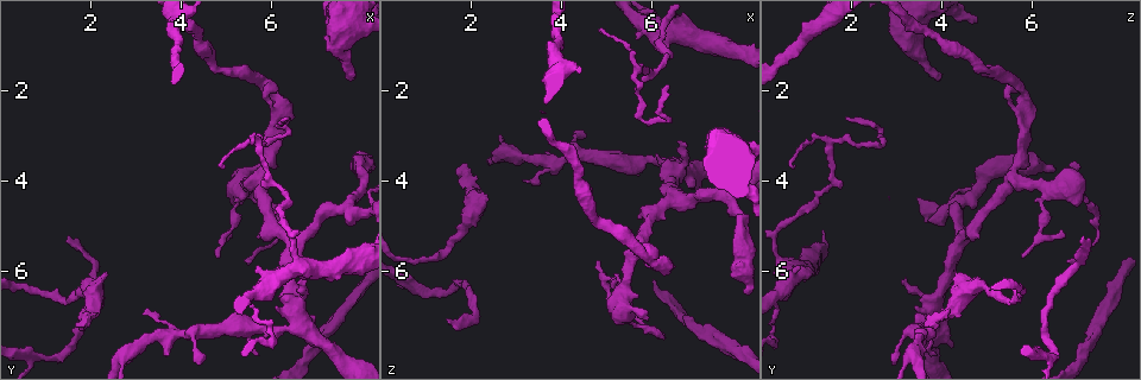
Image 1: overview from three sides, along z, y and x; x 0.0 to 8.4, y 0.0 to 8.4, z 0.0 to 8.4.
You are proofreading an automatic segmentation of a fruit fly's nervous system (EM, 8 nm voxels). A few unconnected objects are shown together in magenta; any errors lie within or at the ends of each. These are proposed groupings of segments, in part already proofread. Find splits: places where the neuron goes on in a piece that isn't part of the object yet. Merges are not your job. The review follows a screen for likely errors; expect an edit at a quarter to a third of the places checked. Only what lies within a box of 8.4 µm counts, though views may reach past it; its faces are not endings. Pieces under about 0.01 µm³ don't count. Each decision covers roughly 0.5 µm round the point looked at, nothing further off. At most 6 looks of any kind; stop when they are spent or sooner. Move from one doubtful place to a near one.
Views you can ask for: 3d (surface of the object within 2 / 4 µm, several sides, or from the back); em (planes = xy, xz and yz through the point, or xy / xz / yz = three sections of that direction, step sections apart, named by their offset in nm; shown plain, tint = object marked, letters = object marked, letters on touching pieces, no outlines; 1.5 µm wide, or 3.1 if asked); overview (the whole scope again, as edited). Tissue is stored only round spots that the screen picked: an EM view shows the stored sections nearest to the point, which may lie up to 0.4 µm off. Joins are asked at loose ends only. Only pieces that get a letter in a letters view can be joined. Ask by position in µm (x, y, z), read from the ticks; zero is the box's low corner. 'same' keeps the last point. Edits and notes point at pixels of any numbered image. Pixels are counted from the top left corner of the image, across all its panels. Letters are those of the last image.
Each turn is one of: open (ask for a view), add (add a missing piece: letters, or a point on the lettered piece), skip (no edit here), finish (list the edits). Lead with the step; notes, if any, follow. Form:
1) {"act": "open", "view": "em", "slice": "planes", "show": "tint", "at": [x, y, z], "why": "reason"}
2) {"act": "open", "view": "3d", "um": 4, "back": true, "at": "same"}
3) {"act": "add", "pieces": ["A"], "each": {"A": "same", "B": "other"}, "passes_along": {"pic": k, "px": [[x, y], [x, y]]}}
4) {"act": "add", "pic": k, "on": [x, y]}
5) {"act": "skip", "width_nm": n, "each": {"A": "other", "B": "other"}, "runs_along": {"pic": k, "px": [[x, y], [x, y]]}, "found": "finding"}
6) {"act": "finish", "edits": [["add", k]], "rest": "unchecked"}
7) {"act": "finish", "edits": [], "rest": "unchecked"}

{"act": "open", "view": "3d", "um": 2, "at": [7.80, 1.80, 3.95], "why": "branch stops here"}

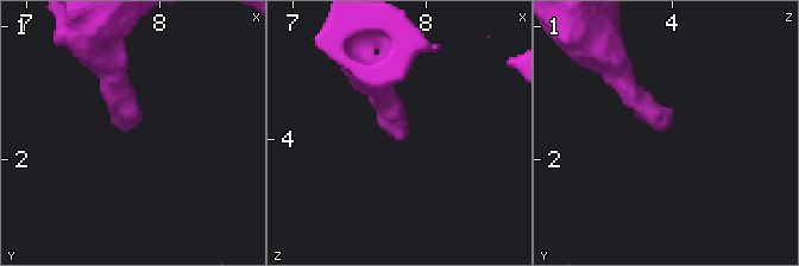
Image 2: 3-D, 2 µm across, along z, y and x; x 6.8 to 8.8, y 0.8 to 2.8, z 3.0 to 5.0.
{"act": "open", "view": "em", "slice": "planes", "show": "tint", "at": [7.76, 1.78, 3.90]}

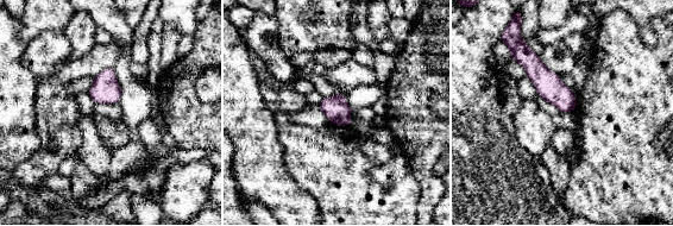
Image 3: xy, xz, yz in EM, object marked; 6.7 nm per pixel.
{"act": "open", "view": "em", "slice": "planes", "show": "letters", "at": "same"}

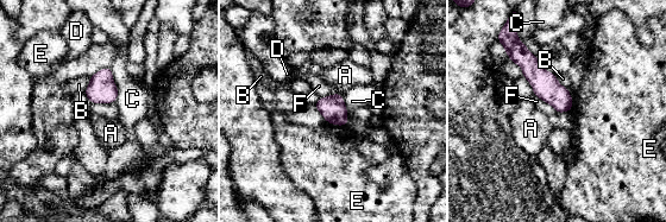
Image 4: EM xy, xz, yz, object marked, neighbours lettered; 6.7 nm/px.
{"act": "skip", "each": {"A": "other", "B": "other", "C": "other", "D": "other", "E": "other", "F": "other"}, "border": {"pic": 4, "px": [[534, 95], [546, 101], [557, 112]]}, "found": "no lettered piece goes on from it"}

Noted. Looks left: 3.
{"act": "open", "view": "em", "slice": "planes", "show": "letters", "at": [5.70, 7.80, 3.80], "why": "an open end"}

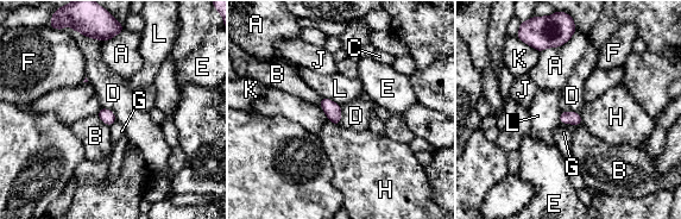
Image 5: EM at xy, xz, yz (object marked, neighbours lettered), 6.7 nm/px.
{"act": "skip", "each": {"A": "other", "B": "other", "C": "other", "D": "other", "E": "other", "F": "other", "G": "other", "H": "other", "J": "other", "K": "other", "L": "other"}, "border": {"pic": 5, "px": [[560, 111], [575, 111], [580, 114]]}, "found": "no lettered piece goes on from it"}

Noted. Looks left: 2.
{"act": "open", "view": "3d", "um": 2, "at": [1.55, 5.20, 7.10], "why": "branch stops here"}

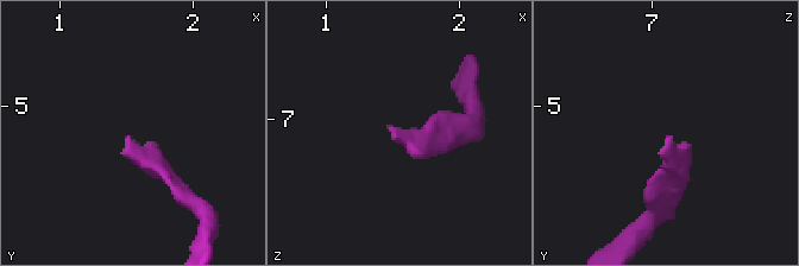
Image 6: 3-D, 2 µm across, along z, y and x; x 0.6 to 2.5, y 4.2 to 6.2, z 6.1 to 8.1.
{"act": "open", "view": "em", "slice": "planes", "show": "letters", "at": [1.50, 5.20, 7.12], "why": "need the tissue"}

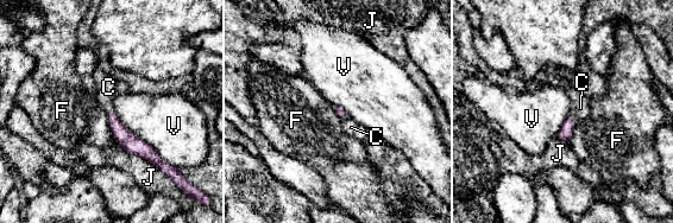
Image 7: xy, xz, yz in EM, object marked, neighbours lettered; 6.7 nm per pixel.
{"act": "add", "pieces": ["C"], "each": {"C": "same", "F": "other", "J": "other", "V": "other"}, "passes_along": {"pic": 7, "px": [[565, 133], [571, 120], [580, 108]]}, "found": "it goes on there"}

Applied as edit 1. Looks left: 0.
{"act": "finish", "edits": [["add", 7]], "rest": "unchecked"}

